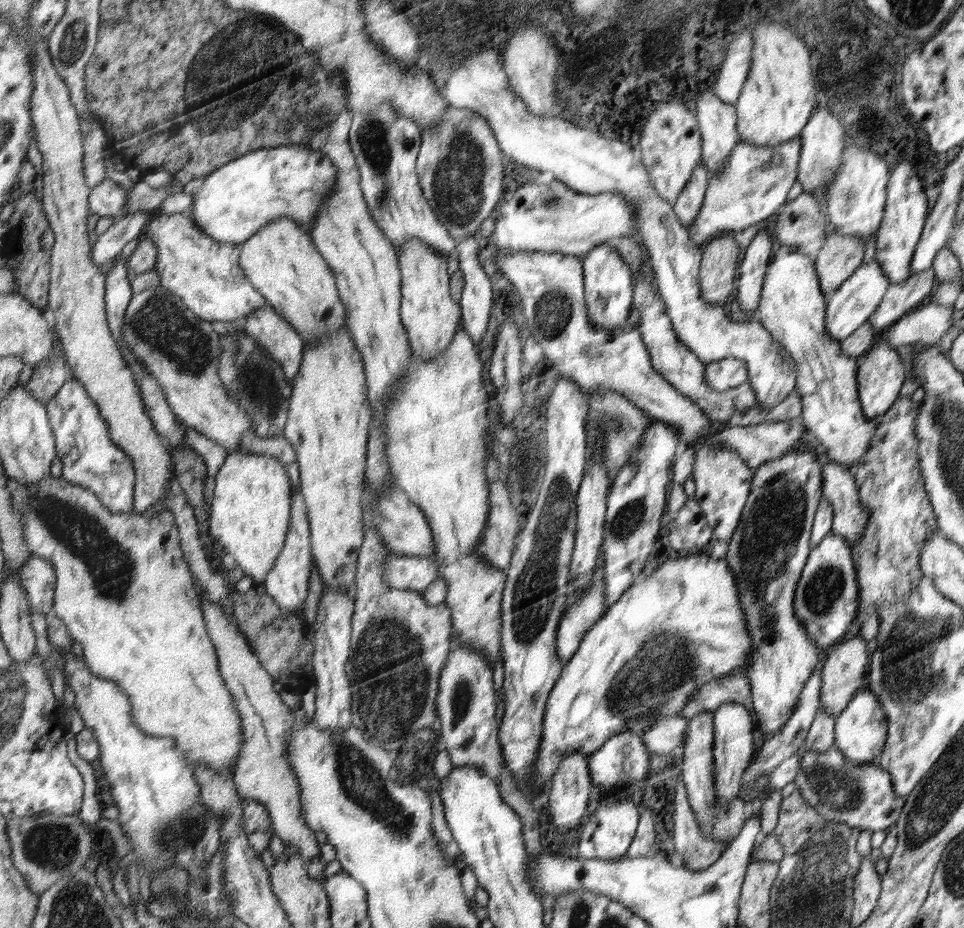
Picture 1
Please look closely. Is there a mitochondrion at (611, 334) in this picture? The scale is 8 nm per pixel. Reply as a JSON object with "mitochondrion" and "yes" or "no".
{"mitochondrion":"no"}

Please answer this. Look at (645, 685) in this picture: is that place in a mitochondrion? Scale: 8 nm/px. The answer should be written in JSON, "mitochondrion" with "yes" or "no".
{"mitochondrion":"yes"}

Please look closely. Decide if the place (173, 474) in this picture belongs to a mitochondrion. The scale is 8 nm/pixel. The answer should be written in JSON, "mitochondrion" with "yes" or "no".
{"mitochondrion":"no"}

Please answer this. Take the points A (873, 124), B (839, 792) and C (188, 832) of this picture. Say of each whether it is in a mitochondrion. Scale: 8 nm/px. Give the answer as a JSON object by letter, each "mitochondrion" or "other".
{"A":"other","B":"mitochondrion","C":"mitochondrion"}

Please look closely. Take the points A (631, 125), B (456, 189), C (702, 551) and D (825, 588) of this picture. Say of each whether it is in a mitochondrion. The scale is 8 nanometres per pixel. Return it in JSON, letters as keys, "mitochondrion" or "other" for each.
{"A":"other","B":"mitochondrion","C":"other","D":"mitochondrion"}

